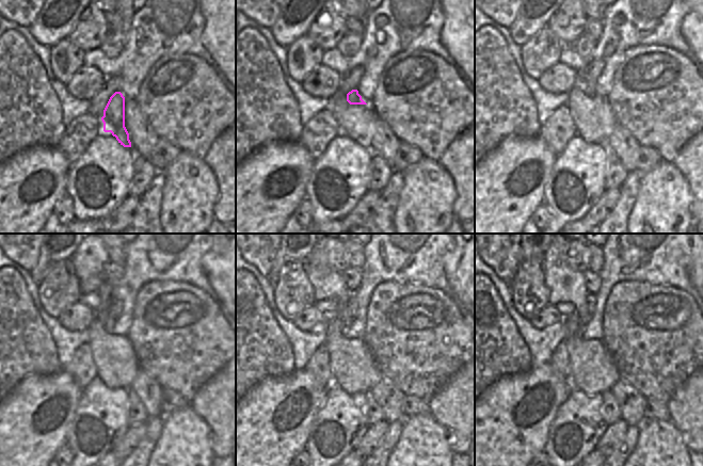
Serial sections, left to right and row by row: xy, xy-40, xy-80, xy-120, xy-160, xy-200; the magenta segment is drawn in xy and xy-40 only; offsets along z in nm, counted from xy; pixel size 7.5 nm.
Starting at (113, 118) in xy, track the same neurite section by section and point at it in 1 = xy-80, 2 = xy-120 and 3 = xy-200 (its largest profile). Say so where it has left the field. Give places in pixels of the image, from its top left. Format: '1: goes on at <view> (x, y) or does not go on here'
1: goes on at xy-80 (588, 87)
2: goes on at xy-120 (102, 312)
3: goes on at xy-200 (566, 285)

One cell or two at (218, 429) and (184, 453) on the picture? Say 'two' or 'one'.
two

